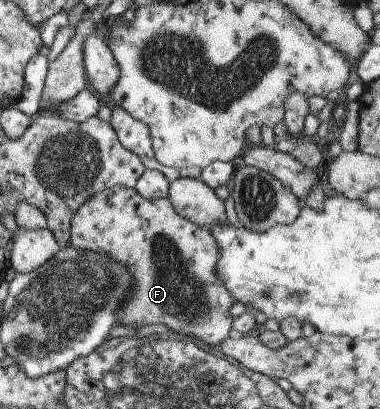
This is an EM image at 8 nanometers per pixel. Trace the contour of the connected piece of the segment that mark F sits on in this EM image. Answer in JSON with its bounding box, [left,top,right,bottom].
[70,186,235,348]

